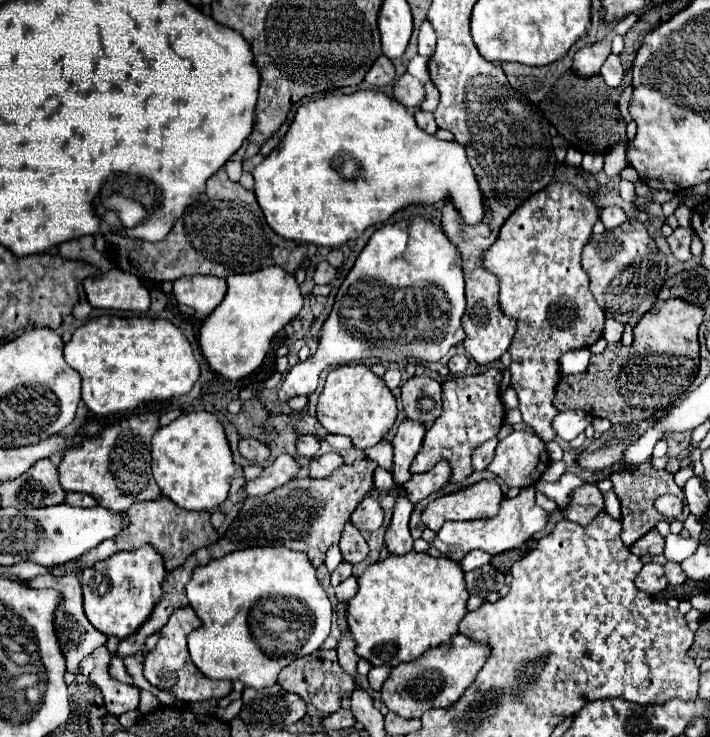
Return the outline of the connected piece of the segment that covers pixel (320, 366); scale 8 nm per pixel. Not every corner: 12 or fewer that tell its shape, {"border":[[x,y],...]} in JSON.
{"border":[[422,218],[372,234],[316,354],[278,400],[328,366],[438,362],[464,340],[465,282]]}

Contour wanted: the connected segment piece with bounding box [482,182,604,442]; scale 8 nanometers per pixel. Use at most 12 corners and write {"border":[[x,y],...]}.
{"border":[[552,182],[482,264],[518,322],[510,386],[554,440],[562,354],[604,330],[584,244],[596,204]]}

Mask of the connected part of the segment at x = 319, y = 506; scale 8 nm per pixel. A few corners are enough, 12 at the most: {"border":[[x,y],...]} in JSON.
{"border":[[342,464],[246,498],[212,556],[338,544],[376,464]]}

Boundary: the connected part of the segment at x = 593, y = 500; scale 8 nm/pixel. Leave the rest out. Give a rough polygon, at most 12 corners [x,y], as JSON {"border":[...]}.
{"border":[[584,484],[560,514],[586,526],[602,508],[602,492]]}

